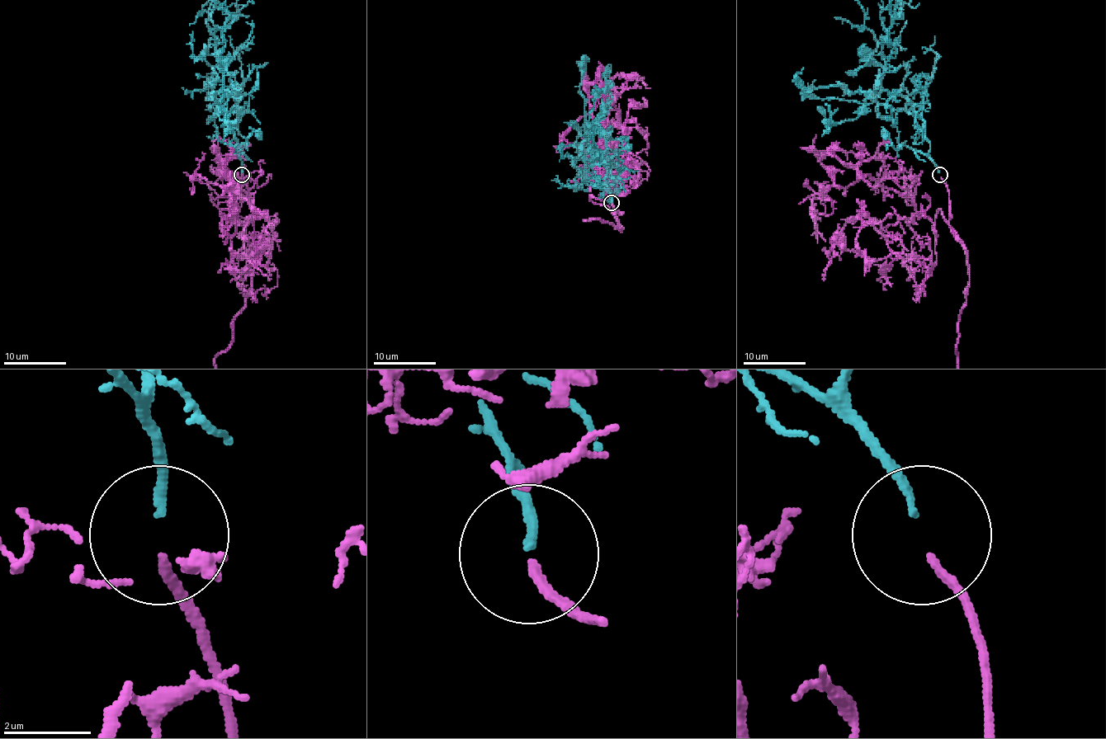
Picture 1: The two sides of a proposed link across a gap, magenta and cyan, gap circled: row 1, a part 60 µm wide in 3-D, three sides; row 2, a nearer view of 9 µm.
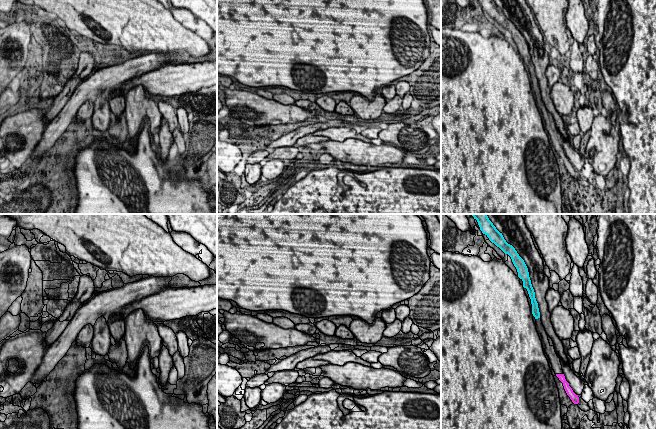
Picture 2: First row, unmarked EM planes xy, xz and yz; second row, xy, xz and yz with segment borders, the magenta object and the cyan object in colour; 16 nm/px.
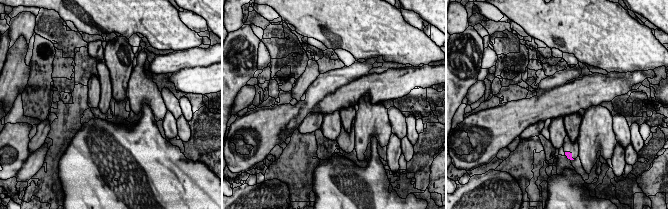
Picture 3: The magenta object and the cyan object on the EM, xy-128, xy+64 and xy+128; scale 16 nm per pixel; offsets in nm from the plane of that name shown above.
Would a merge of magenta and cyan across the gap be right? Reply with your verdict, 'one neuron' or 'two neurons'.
one neuron

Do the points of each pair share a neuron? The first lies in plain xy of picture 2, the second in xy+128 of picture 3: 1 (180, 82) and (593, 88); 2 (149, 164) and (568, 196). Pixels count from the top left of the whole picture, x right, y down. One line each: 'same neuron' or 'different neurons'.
1: same neuron
2: same neuron

